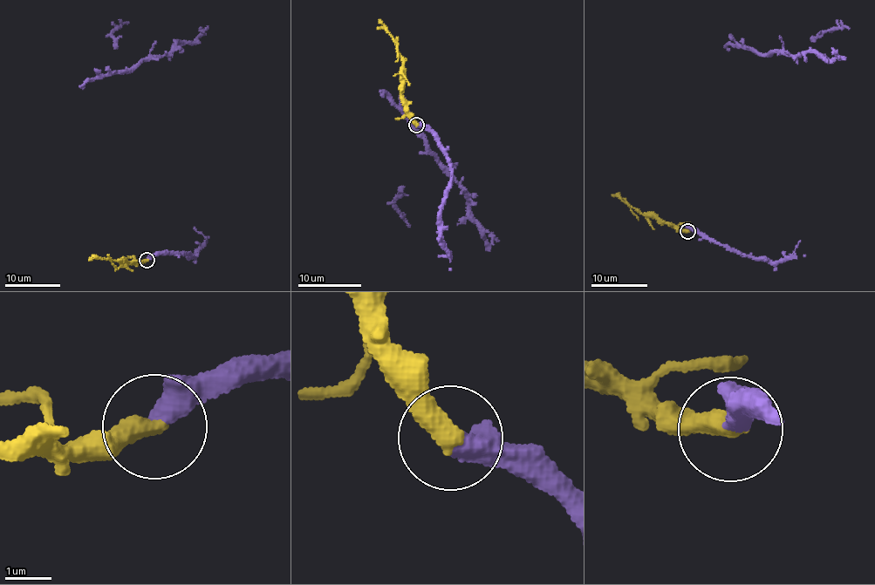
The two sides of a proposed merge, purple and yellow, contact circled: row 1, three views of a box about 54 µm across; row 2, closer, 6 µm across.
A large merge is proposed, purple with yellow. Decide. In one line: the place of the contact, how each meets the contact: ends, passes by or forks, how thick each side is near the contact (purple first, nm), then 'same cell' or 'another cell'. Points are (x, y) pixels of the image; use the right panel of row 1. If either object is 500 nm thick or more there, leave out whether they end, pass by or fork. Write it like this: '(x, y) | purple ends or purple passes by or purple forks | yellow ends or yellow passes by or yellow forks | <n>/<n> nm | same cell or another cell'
(687, 231) | purple ends | yellow ends | 440/460 nm | same cell

